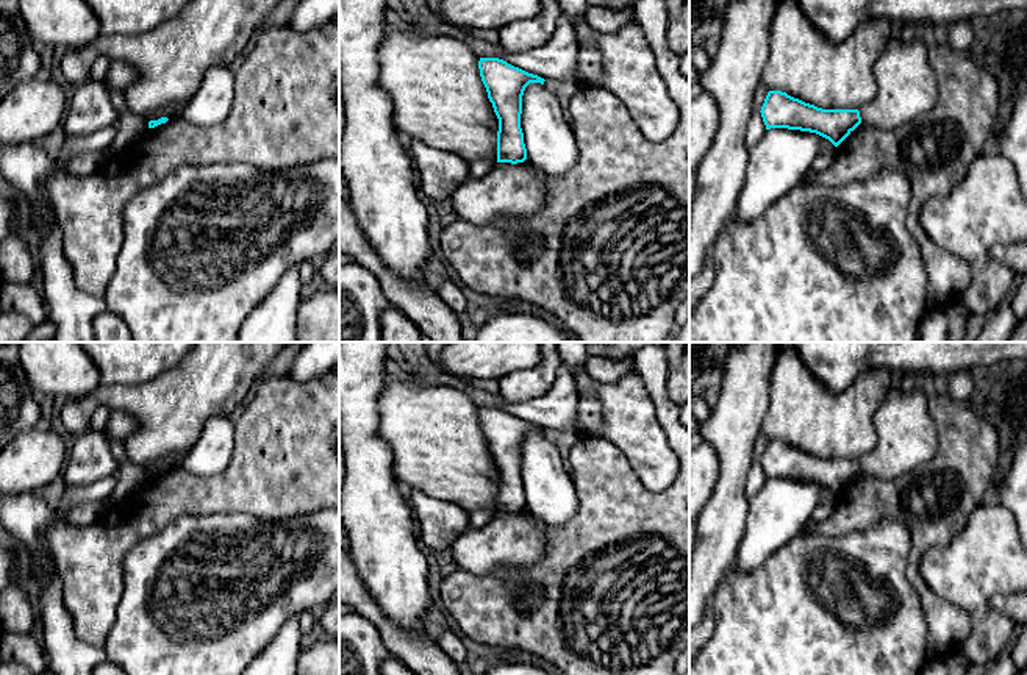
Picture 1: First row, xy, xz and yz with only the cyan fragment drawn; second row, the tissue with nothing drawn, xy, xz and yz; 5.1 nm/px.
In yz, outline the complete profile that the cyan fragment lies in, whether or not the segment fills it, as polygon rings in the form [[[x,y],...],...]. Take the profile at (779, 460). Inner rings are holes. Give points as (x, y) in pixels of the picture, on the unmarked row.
[[[769,441],[761,456],[766,480],[816,483],[838,497],[860,473],[858,459],[822,459],[782,441]]]

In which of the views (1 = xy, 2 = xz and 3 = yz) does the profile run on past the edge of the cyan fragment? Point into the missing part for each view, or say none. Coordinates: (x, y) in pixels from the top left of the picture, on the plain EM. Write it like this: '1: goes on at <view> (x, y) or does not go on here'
1: does not go on here
2: does not go on here
3: does not go on here

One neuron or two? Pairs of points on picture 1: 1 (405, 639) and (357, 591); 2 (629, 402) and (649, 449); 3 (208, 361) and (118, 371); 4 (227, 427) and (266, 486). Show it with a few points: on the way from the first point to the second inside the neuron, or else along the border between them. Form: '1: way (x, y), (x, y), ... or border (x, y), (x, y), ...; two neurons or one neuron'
1: way (391, 632), (364, 605); one neuron
2: way (630, 413), (635, 417), (635, 432), (640, 438); one neuron
3: border (183, 358), (158, 375), (143, 382); two neurons
4: border (236, 422), (232, 458), (221, 471); two neurons

